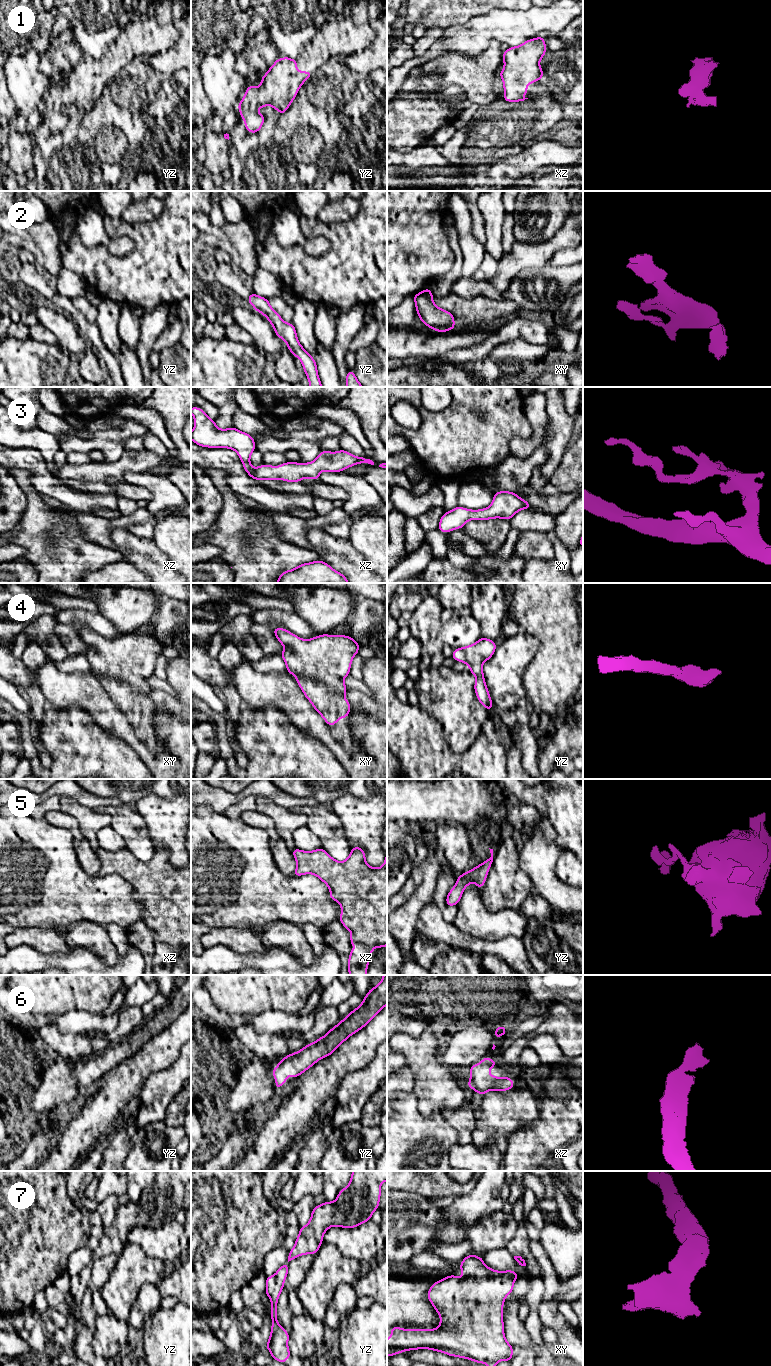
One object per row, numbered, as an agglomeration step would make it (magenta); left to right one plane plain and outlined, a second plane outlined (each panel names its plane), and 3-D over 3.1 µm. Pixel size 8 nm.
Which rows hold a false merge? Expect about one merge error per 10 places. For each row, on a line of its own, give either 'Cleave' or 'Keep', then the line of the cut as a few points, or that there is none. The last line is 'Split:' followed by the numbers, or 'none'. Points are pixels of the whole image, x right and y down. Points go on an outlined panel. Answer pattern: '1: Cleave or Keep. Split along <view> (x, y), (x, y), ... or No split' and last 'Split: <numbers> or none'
1: Keep. No split
2: Keep. No split
3: Keep. No split
4: Keep. No split
5: Keep. No split
6: Keep. No split
7: Keep. No split
Split: none

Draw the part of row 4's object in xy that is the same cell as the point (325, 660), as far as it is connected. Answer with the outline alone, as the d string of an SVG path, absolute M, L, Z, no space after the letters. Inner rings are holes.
M284 628L272 630L284 646L280 655L287 672L295 677L325 722L332 727L340 718L347 718L351 705L345 699L348 688L343 679L350 674L360 644L353 637L340 634L323 634L305 640Z

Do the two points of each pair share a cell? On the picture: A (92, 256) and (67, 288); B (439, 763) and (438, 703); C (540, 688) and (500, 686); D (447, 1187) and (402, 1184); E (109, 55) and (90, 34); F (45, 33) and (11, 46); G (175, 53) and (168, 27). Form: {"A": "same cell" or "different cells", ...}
{"A": "same cell", "B": "different cells", "C": "different cells", "D": "same cell", "E": "different cells", "F": "same cell", "G": "different cells"}

